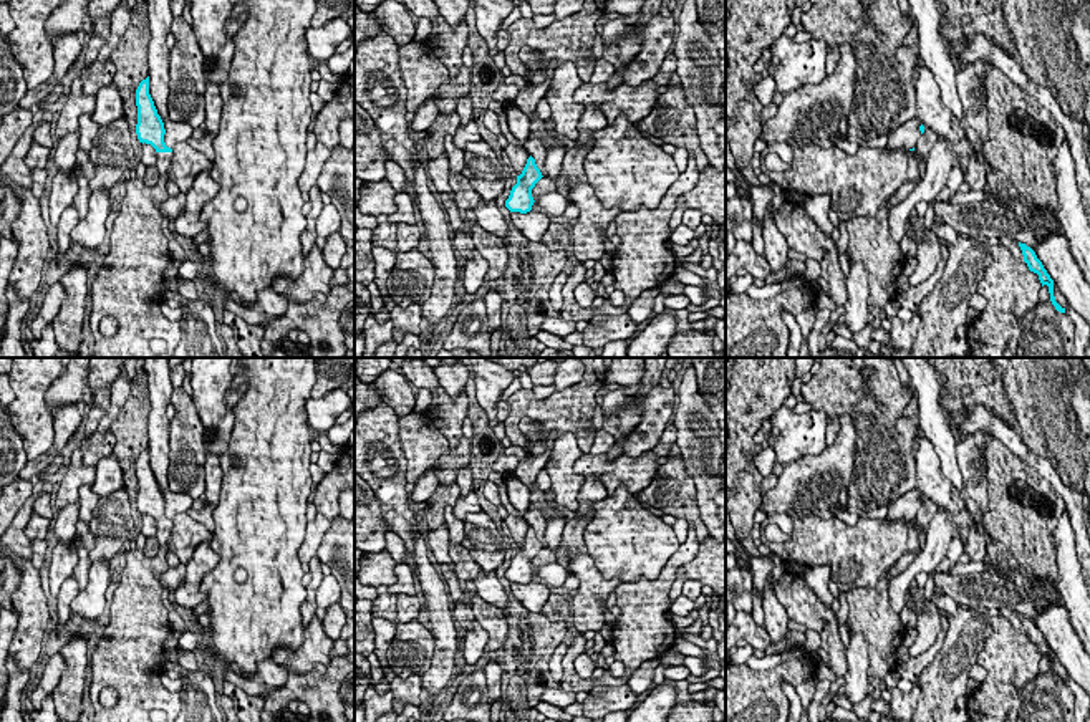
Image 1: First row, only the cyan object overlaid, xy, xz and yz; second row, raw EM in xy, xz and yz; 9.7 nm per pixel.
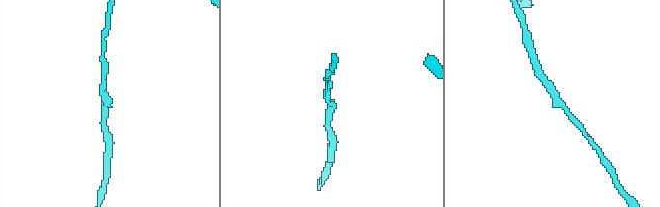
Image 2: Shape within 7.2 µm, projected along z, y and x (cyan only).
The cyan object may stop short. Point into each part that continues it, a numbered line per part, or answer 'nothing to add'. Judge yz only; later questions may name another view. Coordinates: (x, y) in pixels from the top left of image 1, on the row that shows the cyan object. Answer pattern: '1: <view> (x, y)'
nothing to add

